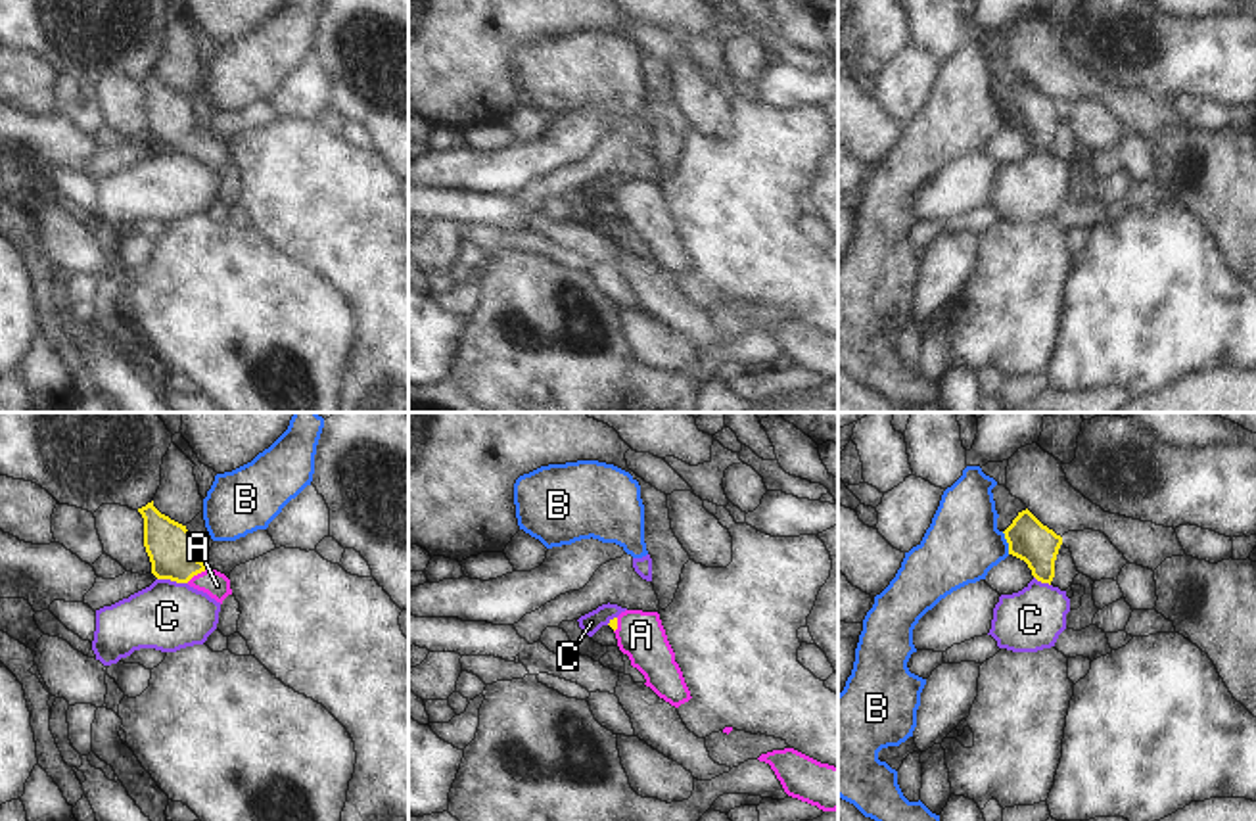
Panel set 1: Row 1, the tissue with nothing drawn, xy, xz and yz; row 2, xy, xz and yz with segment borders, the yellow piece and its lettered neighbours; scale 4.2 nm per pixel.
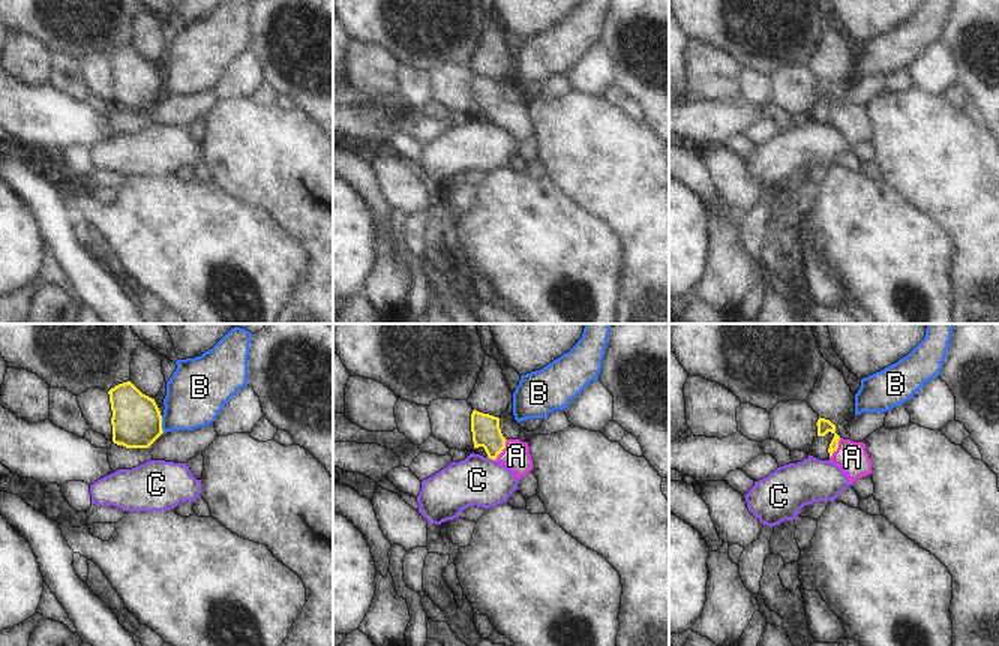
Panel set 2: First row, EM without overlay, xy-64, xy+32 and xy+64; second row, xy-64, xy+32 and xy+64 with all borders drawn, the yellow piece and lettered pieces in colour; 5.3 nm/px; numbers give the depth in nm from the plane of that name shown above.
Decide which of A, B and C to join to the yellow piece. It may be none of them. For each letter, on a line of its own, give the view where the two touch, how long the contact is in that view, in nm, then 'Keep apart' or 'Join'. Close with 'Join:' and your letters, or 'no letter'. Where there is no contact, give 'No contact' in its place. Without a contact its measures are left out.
A: Touches yellow in xy. Shared border 110 nm. Join
B: Touches yellow in yz. Shared border 100 nm. Keep apart
C: Touches yellow in xy. Shared border 130 nm. Keep apart
Join: A.

